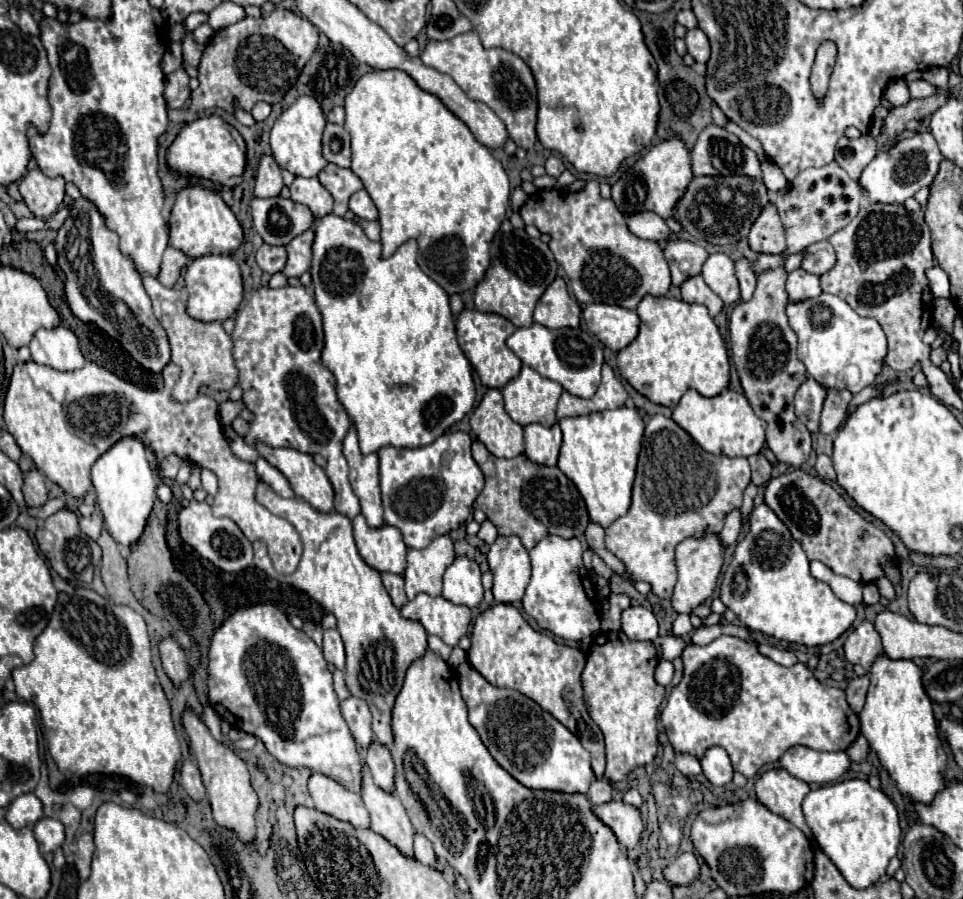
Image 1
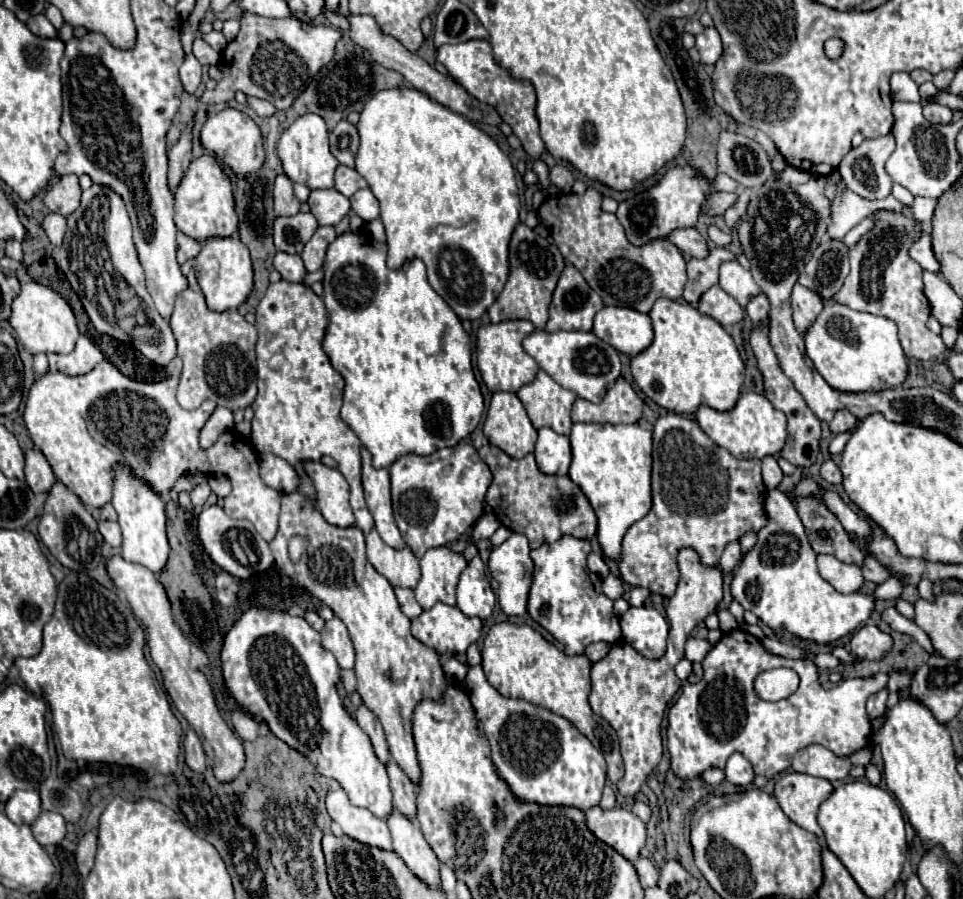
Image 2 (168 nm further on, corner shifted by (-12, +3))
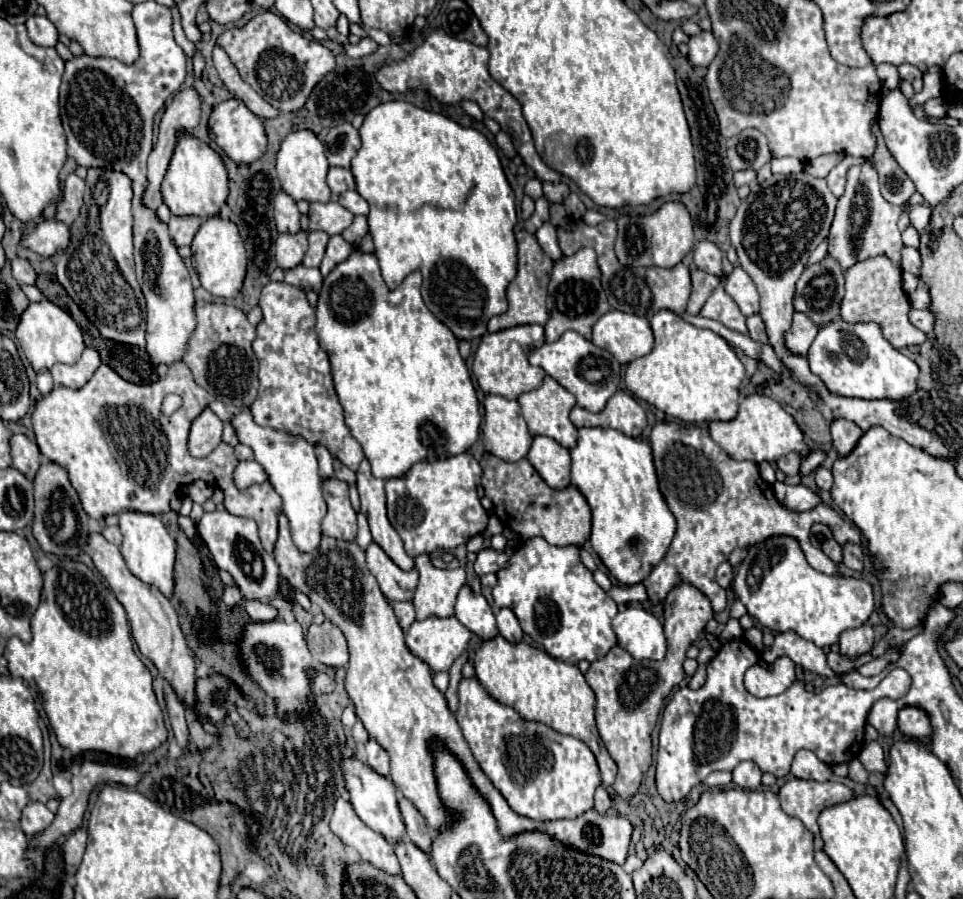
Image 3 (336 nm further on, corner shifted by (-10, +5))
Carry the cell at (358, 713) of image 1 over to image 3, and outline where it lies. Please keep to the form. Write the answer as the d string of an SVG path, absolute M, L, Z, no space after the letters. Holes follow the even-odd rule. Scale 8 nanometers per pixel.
M368 739L366 745L364 745L364 751L366 751L366 761L368 765L378 771L380 775L390 775L390 759L386 755L386 749L378 745L376 739Z

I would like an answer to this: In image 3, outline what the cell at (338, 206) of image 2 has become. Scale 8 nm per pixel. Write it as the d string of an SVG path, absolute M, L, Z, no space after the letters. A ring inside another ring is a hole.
M334 199L330 203L312 203L308 217L312 231L320 229L326 231L328 235L342 233L354 219L354 215Z

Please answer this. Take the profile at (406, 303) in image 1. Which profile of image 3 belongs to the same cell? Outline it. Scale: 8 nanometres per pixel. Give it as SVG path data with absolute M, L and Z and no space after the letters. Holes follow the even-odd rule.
M354 249L352 255L338 263L330 275L324 279L324 285L320 289L320 297L318 297L318 305L316 305L316 335L320 341L320 347L328 353L330 363L332 363L332 377L334 377L334 387L338 393L338 399L344 407L344 421L348 425L348 429L352 431L352 435L356 437L356 441L362 445L366 459L372 465L372 475L380 477L380 479L390 479L390 477L400 477L404 475L414 463L424 461L424 459L436 459L436 457L450 457L450 455L458 455L468 451L468 447L478 439L478 429L480 429L480 405L478 405L478 397L468 373L468 367L464 363L464 359L458 353L458 339L456 335L444 325L438 323L438 319L434 319L434 315L430 315L430 309L426 307L422 295L420 295L420 285L422 285L422 275L418 271L410 273L396 289L388 289L382 275L380 275L380 265L374 253L362 253L360 249Z

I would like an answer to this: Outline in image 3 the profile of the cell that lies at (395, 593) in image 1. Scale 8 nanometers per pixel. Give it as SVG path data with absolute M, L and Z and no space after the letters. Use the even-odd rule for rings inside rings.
M402 601L402 603L392 603L392 607L394 607L394 611L396 611L396 617L398 617L398 621L400 621L402 629L404 629L404 631L408 631L408 627L412 625L412 621L416 619L414 605L412 605L412 603Z

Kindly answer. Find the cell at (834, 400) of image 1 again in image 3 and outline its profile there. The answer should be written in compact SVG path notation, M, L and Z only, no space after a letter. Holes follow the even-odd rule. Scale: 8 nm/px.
M834 419L830 425L830 431L832 431L834 449L840 453L840 457L848 455L862 435L862 429L848 419Z

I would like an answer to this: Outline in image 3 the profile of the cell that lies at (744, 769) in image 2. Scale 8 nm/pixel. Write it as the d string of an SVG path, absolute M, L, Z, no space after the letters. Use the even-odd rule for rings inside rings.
M742 761L732 771L732 781L742 789L758 789L760 777L762 777L762 771L752 761Z

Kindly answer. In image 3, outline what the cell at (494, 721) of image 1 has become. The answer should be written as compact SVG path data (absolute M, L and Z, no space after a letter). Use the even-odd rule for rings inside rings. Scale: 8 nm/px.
M476 677L462 679L458 695L460 695L460 707L456 711L456 719L466 743L470 745L470 751L478 761L480 769L484 771L484 775L504 795L508 805L518 815L534 821L558 821L558 819L576 819L594 807L594 791L596 787L600 787L602 781L596 757L586 743L582 743L576 737L562 735L544 723L522 719L516 709L502 705L500 701L490 697Z

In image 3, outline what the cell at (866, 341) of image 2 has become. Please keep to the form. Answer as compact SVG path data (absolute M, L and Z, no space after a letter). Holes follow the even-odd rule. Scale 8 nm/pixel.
M844 319L826 323L826 327L820 327L806 357L810 369L834 395L858 399L902 399L916 391L918 365L890 345L878 323L846 323Z

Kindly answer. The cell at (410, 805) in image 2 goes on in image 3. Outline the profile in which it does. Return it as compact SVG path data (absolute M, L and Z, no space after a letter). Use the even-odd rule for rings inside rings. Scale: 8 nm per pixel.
M404 797L398 799L400 805L400 813L406 825L406 837L416 843L422 851L430 851L430 843L434 837L434 831L430 831L430 827L426 827L426 819L422 819L422 813Z

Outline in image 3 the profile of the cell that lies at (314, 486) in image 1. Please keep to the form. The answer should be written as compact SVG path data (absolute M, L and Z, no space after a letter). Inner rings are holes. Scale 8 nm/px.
M328 477L322 481L328 513L322 519L322 531L328 537L354 541L356 537L356 511L348 497L348 483Z

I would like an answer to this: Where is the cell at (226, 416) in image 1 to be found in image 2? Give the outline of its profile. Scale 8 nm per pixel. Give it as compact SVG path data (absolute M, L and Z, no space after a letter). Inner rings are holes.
M218 407L218 409L210 415L210 419L208 419L206 425L202 427L202 431L200 431L200 447L202 447L202 449L210 449L222 433L232 431L232 429L234 429L232 411L226 409L226 407Z

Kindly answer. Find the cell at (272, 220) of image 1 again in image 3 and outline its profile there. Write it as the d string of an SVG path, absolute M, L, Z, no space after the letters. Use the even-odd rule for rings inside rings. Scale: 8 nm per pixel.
M298 231L294 235L280 233L276 239L276 261L282 269L292 269L302 263L302 257L308 249L308 233Z

